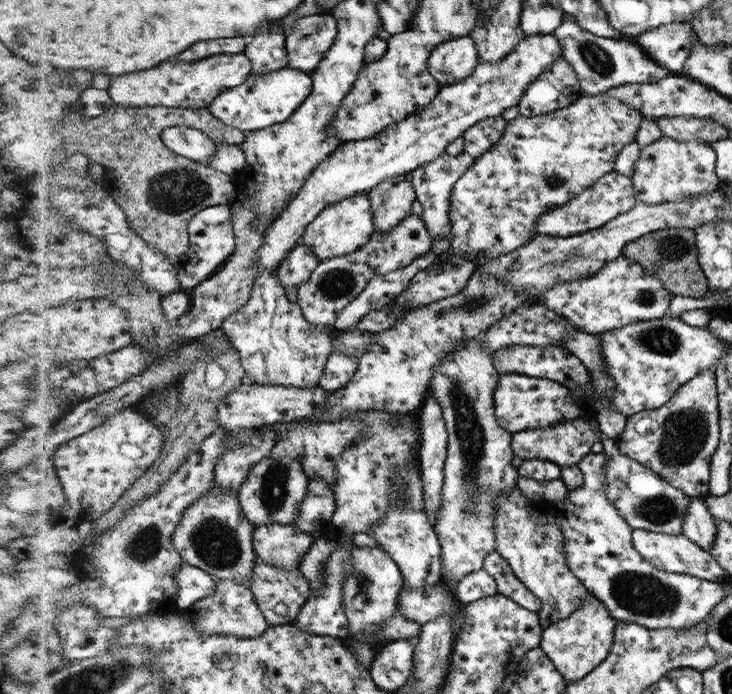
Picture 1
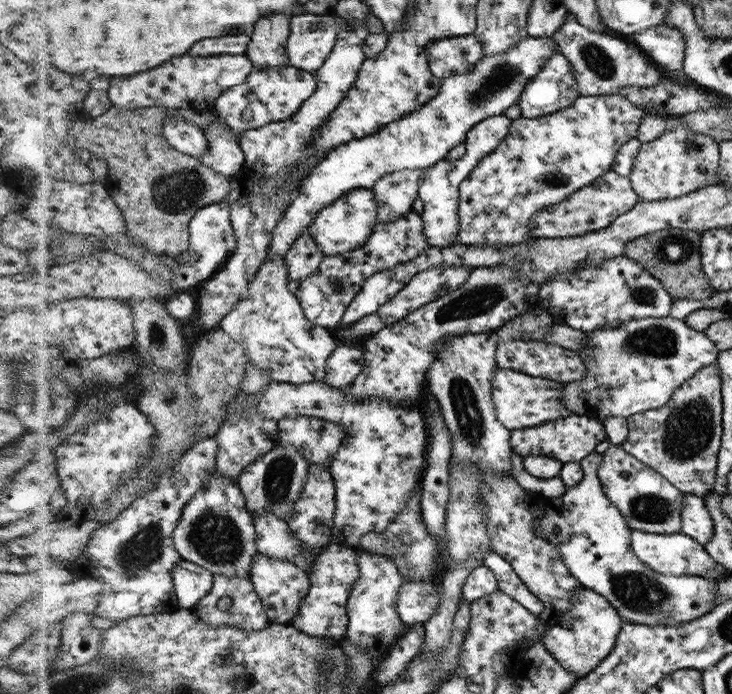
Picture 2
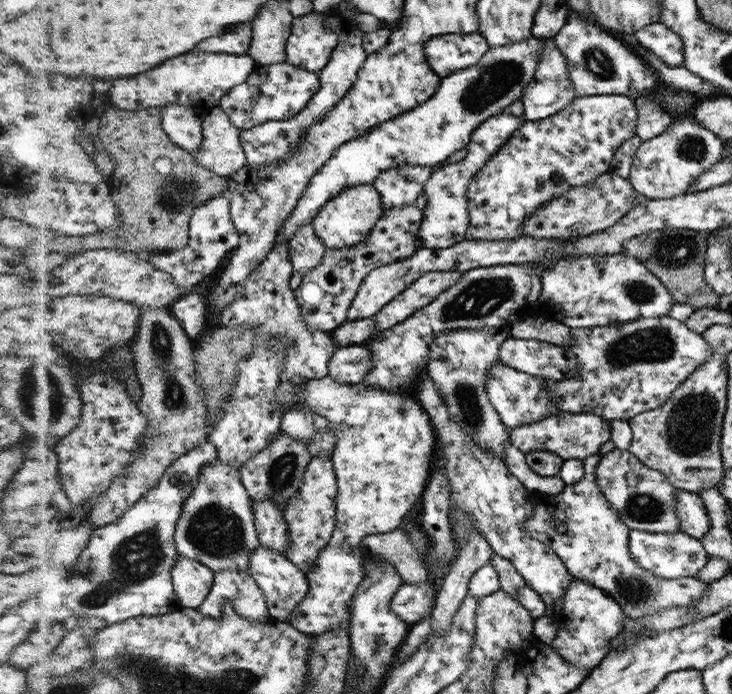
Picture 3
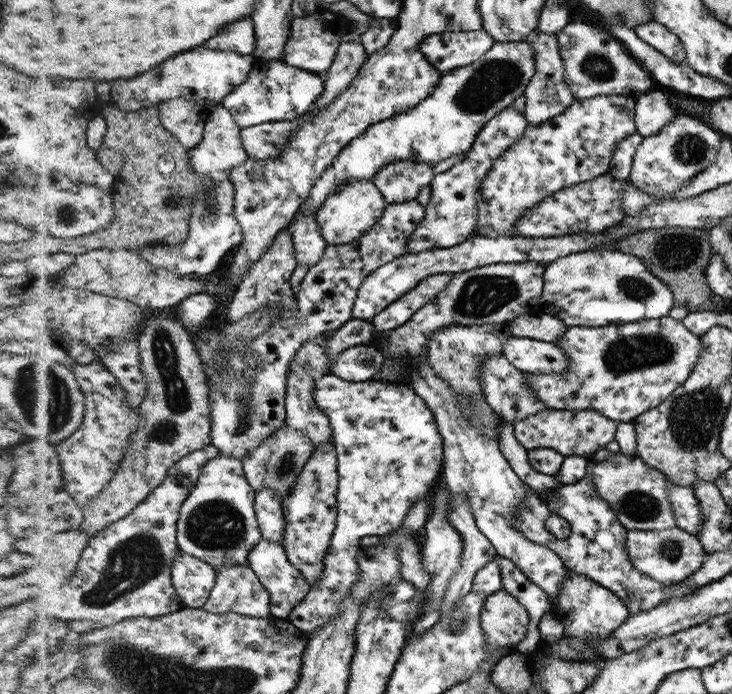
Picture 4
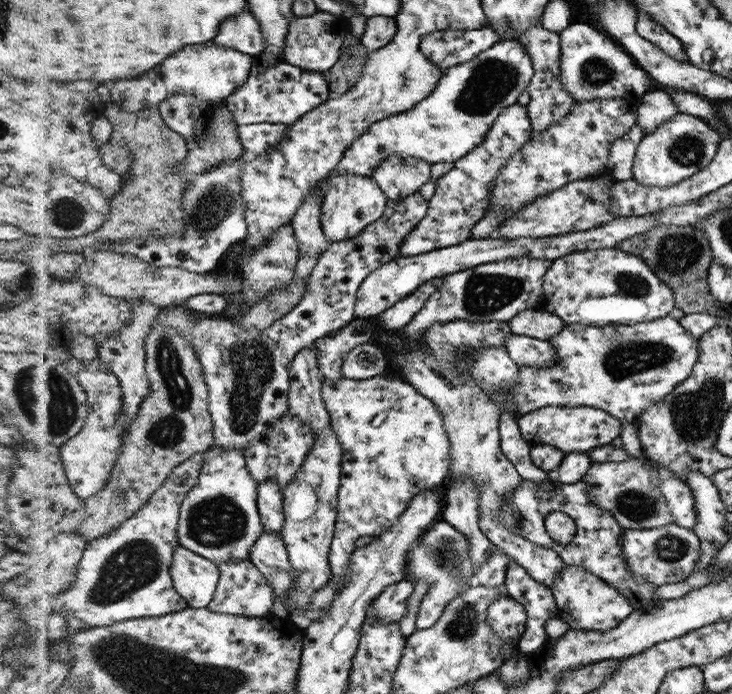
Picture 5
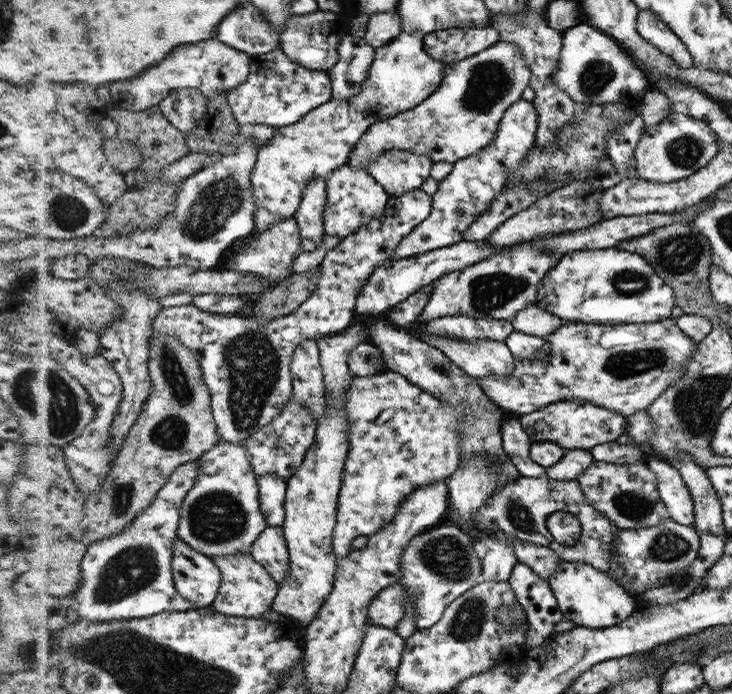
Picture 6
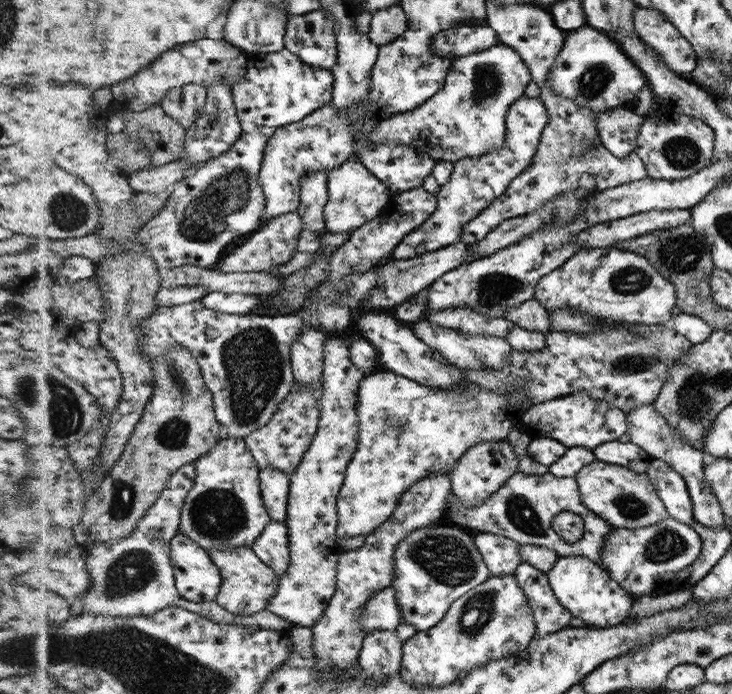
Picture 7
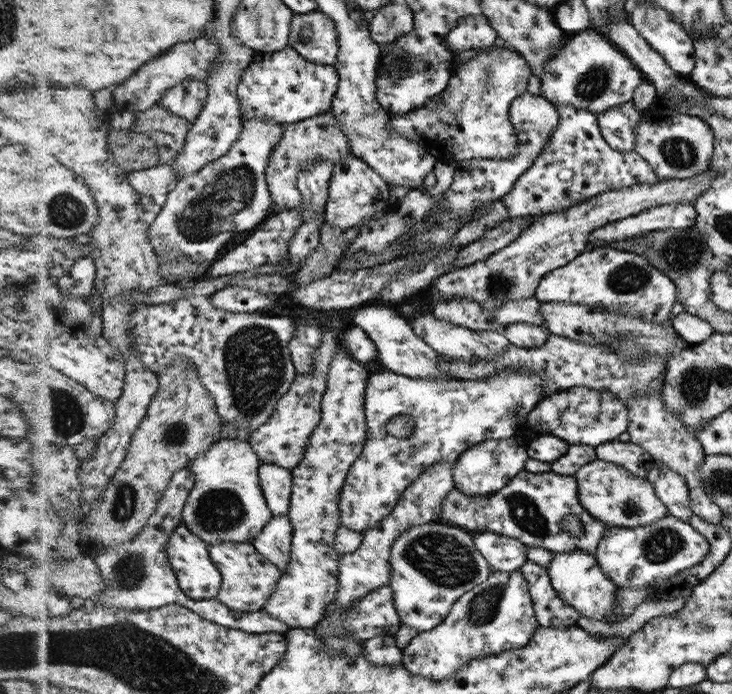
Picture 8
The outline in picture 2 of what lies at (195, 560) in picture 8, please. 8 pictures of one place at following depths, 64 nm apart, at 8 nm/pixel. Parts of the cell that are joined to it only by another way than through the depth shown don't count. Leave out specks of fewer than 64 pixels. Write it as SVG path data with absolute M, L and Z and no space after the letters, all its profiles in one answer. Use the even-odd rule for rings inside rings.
M186 560L174 570L174 576L177 596L184 609L194 610L212 593L215 586L216 574Z

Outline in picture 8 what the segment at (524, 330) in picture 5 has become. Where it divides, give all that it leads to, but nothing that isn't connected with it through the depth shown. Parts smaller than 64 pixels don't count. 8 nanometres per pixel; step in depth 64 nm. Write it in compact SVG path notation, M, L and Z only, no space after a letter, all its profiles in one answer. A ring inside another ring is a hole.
M535 297L508 300L495 312L495 321L500 327L508 327L515 323L526 323L545 327L544 317L540 314L541 302Z

